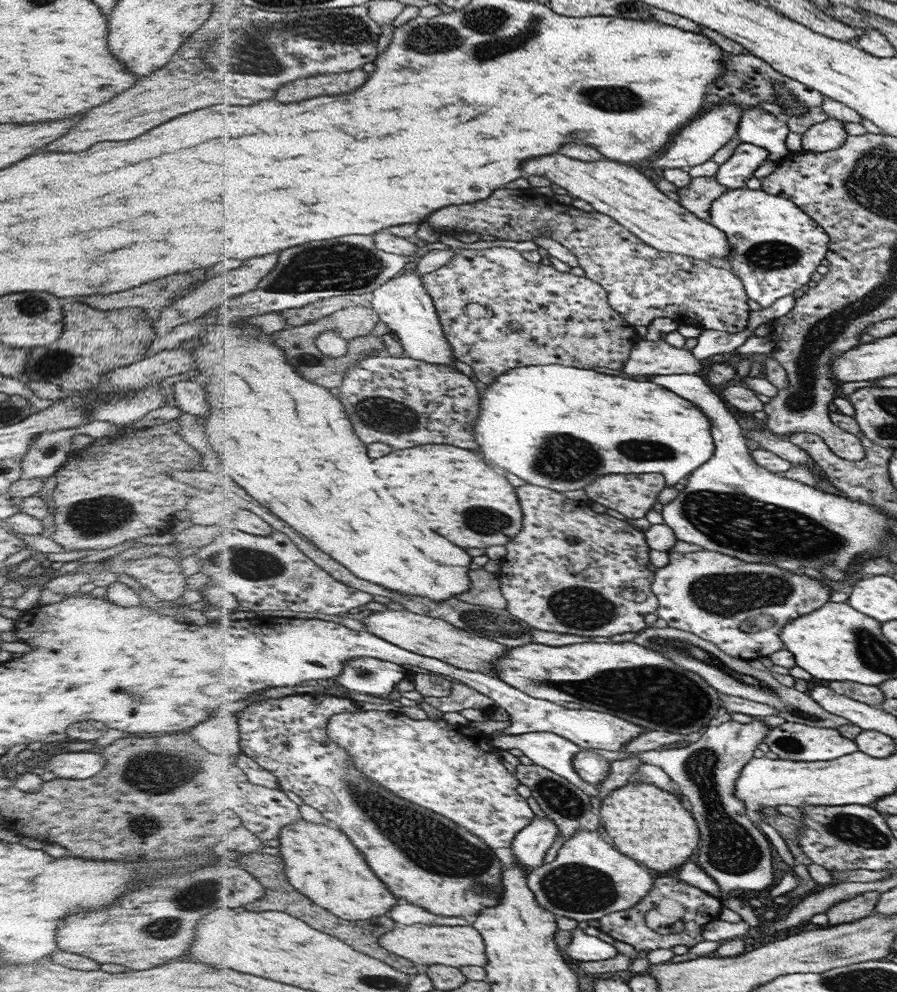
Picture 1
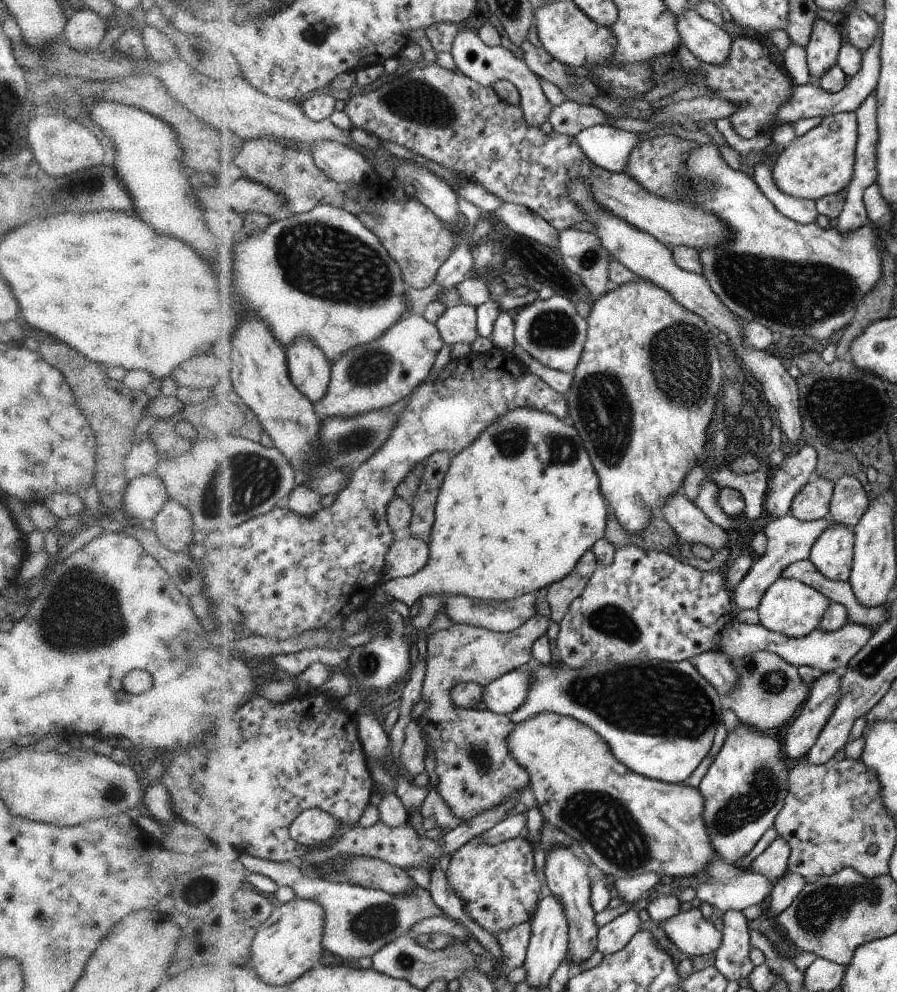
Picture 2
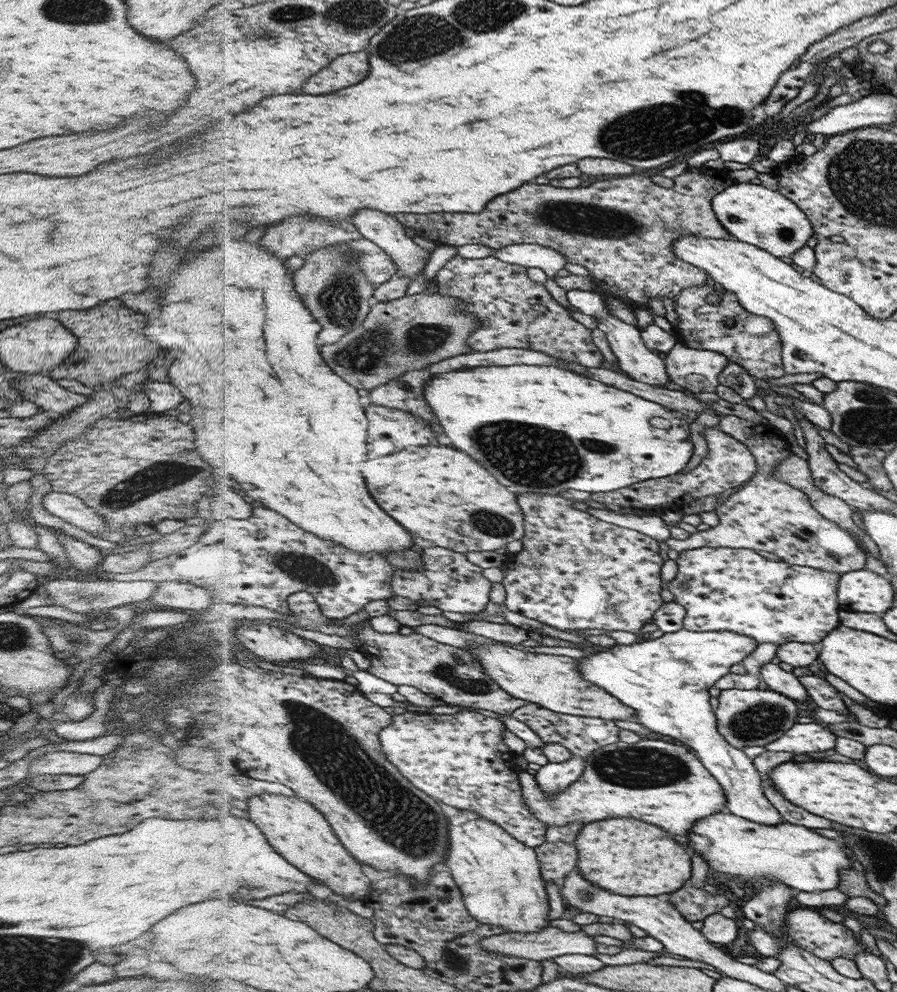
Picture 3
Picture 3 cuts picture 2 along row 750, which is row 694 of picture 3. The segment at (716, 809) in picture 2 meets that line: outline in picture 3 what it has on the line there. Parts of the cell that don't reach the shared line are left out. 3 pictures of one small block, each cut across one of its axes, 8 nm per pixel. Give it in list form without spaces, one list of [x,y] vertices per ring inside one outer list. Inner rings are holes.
[[[731,688],[721,690],[718,698],[718,708],[715,717],[718,719],[719,733],[732,746],[738,749],[744,746],[766,746],[780,736],[793,724],[796,724],[800,712],[796,700],[770,689],[738,690]]]

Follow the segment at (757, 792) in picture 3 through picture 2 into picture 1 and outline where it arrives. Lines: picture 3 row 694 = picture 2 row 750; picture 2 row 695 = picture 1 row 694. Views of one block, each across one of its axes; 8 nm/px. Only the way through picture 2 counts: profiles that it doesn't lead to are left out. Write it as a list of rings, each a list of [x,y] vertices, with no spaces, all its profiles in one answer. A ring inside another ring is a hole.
[[[592,641],[568,646],[548,646],[532,642],[511,648],[508,656],[500,657],[500,660],[495,662],[495,671],[496,677],[502,682],[530,696],[559,705],[563,702],[577,701],[582,709],[604,711],[644,726],[646,730],[692,734],[692,732],[700,732],[712,718],[716,718],[723,711],[720,692],[702,675],[685,670],[671,662],[668,654],[660,654],[658,650],[648,650],[647,647],[634,641],[626,643]]]

